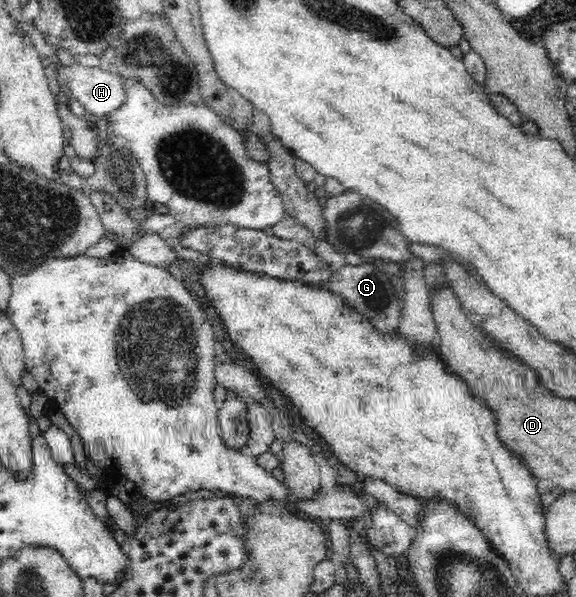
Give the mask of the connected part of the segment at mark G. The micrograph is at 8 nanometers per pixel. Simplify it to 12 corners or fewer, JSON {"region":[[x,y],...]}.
{"region":[[374,261],[340,266],[325,288],[380,333],[399,333],[402,301]]}

